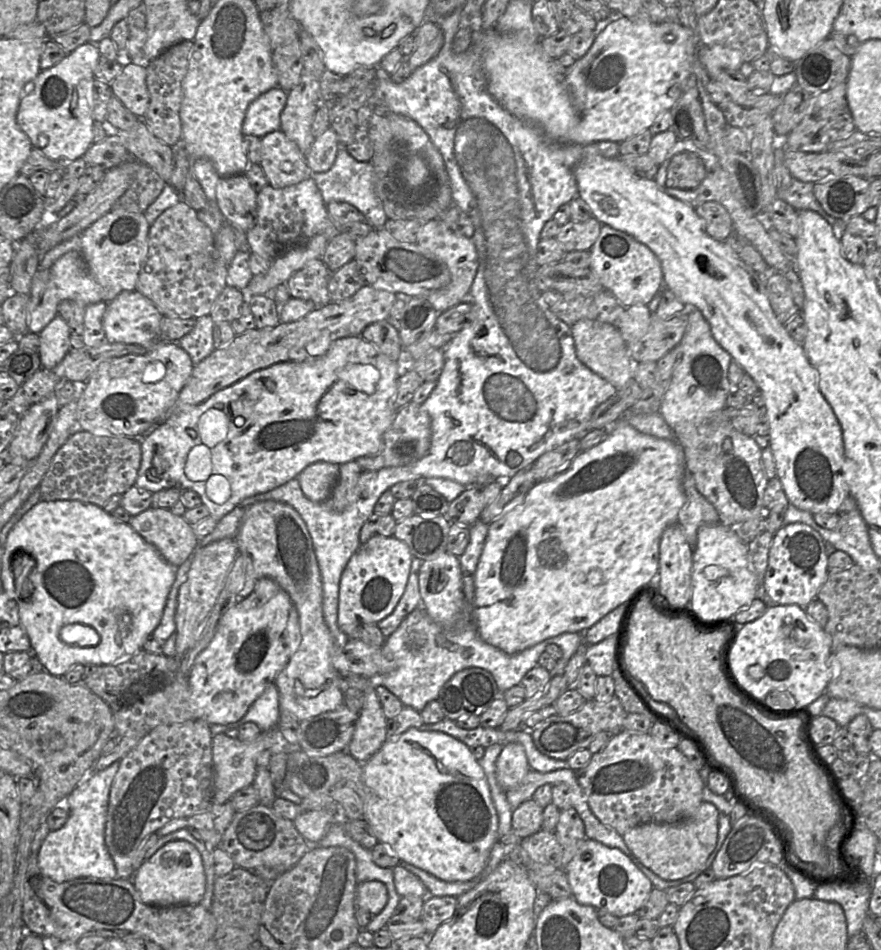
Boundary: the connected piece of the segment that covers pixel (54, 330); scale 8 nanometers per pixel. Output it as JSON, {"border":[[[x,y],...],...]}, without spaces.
{"border":[[[58,315],[39,332],[38,354],[42,368],[53,369],[62,361],[68,353],[70,335],[66,321]]]}

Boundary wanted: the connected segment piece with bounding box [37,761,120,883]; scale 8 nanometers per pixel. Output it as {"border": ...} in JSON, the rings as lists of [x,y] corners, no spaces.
{"border":[[[116,761],[102,771],[89,773],[66,797],[64,804],[69,811],[67,822],[60,829],[48,833],[37,854],[38,867],[54,882],[63,883],[84,877],[117,877],[105,844],[105,825],[110,789],[119,765],[120,761]]]}

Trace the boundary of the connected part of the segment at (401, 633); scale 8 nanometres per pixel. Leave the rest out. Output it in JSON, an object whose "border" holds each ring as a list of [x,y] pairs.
{"border":[[[412,558],[407,585],[400,601],[389,616],[376,624],[386,638],[382,651],[393,663],[393,670],[371,678],[370,681],[374,682],[375,686],[386,687],[404,706],[421,712],[430,701],[438,699],[442,687],[455,673],[477,667],[490,672],[503,693],[518,685],[529,670],[538,666],[539,657],[549,644],[555,644],[562,650],[562,657],[550,671],[550,675],[553,677],[564,674],[570,658],[582,645],[583,633],[562,633],[520,652],[506,653],[480,638],[473,620],[473,609],[466,602],[465,596],[460,619],[452,628],[445,628],[436,623],[421,606],[419,569],[422,562],[418,558]]]}

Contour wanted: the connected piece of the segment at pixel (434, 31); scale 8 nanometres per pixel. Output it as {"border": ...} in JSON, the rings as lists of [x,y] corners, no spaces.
{"border":[[[423,22],[412,34],[415,37],[415,49],[409,57],[412,72],[435,57],[444,43],[442,30],[433,22]]]}

